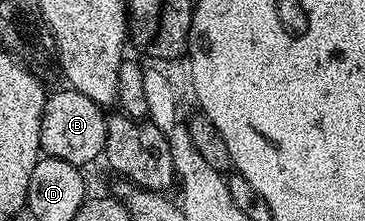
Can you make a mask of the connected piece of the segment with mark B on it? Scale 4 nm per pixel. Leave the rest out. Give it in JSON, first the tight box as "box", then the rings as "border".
{"box":[40,88,107,168],"border":[[[64,88],[48,97],[43,115],[41,116],[40,151],[46,157],[65,160],[80,168],[87,165],[96,157],[102,155],[105,136],[107,135],[107,119],[104,107],[99,106],[89,97],[72,88]]]}

